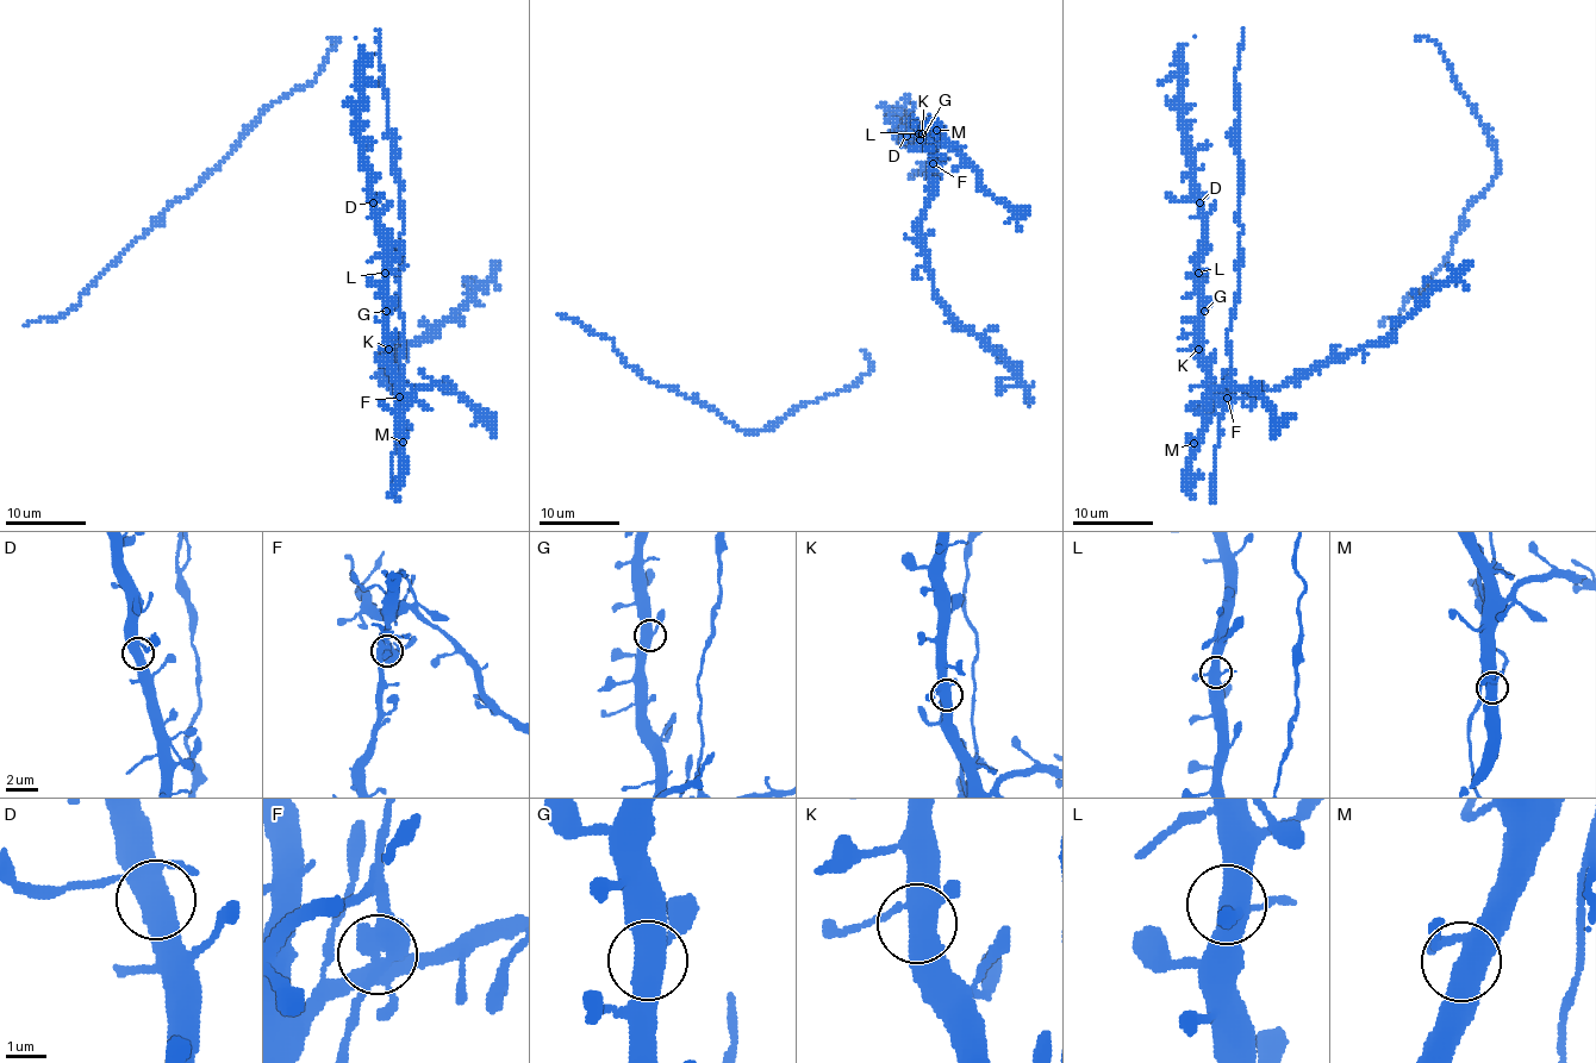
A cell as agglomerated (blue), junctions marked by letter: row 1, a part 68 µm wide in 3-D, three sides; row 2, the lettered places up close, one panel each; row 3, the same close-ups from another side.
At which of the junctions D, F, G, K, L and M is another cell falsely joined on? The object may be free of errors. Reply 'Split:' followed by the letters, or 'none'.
Split: F

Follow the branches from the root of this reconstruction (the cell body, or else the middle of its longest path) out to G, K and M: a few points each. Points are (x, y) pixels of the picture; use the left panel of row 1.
G: (385, 87), (403, 211), (397, 247), (397, 308), (405, 326), (399, 406), (400, 379), (391, 364), (386, 311)
K: (385, 87), (403, 211), (397, 247), (397, 308), (405, 326), (399, 406), (400, 379), (388, 349)
M: (385, 87), (403, 211), (397, 247), (397, 308), (405, 326), (403, 442)

